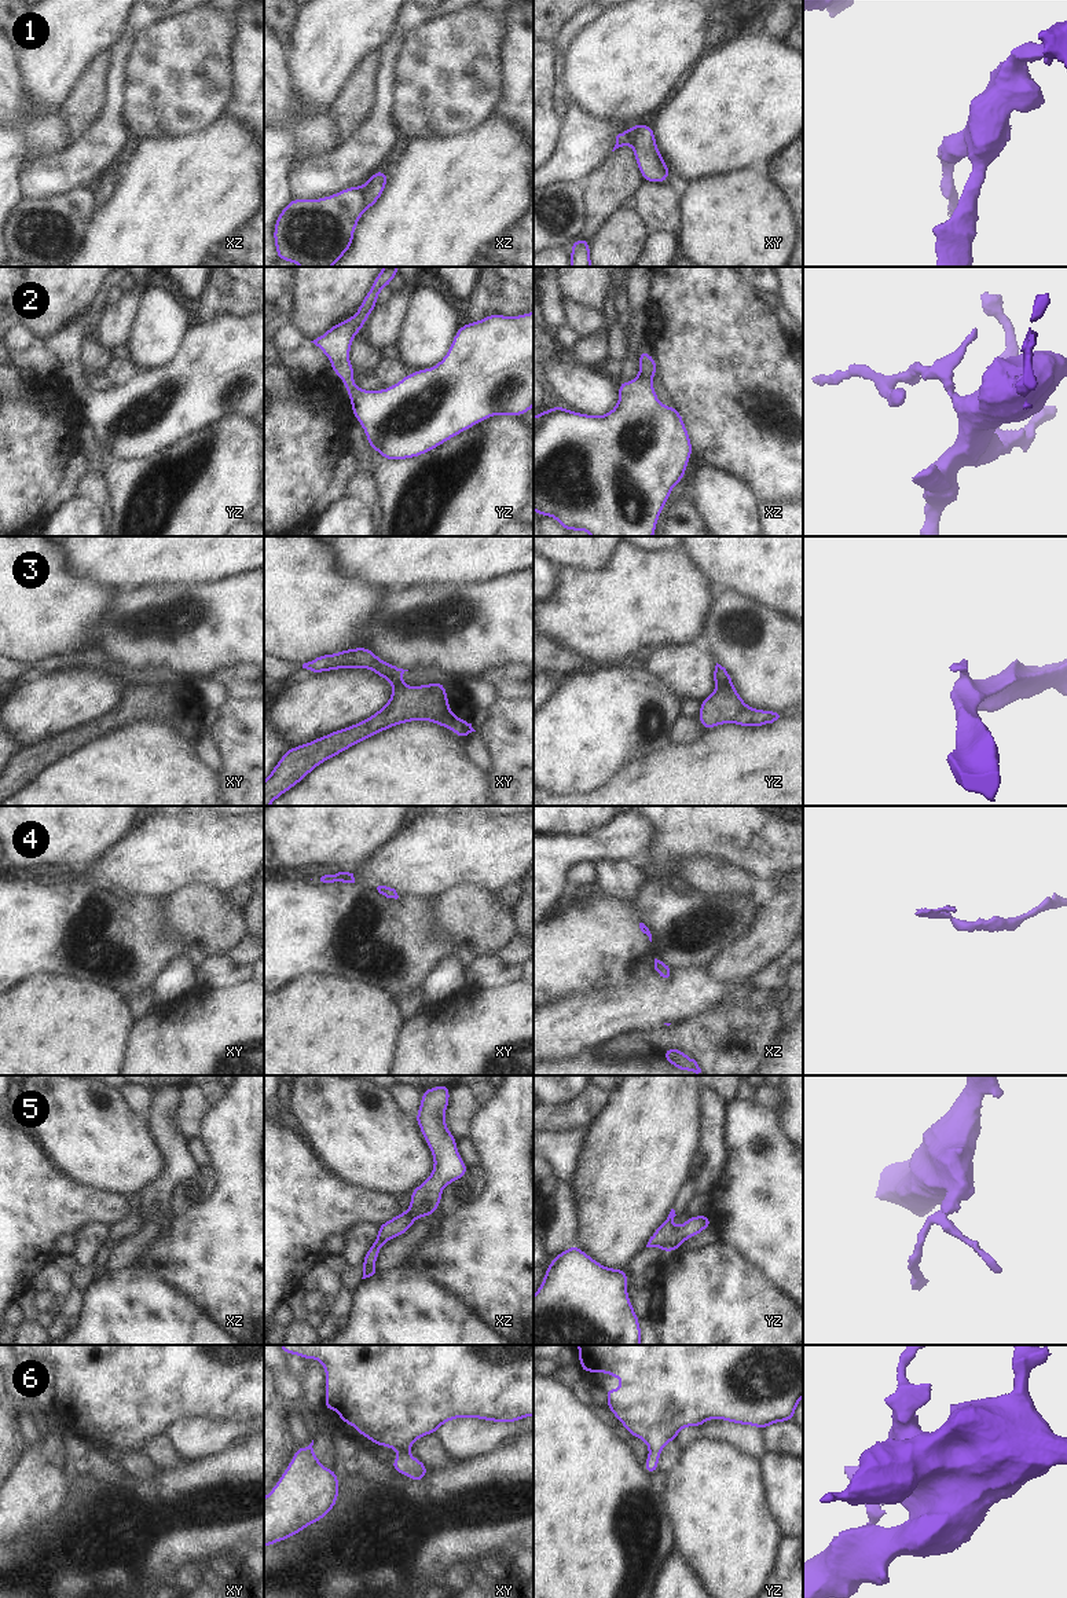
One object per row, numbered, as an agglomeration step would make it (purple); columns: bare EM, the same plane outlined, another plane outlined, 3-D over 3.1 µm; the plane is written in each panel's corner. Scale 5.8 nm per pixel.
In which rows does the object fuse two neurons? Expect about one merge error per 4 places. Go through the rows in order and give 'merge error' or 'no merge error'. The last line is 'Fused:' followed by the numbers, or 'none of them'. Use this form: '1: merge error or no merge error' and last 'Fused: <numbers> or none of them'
1: merge error
2: no merge error
3: merge error
4: no merge error
5: no merge error
6: no merge error
Fused: 1, 3

